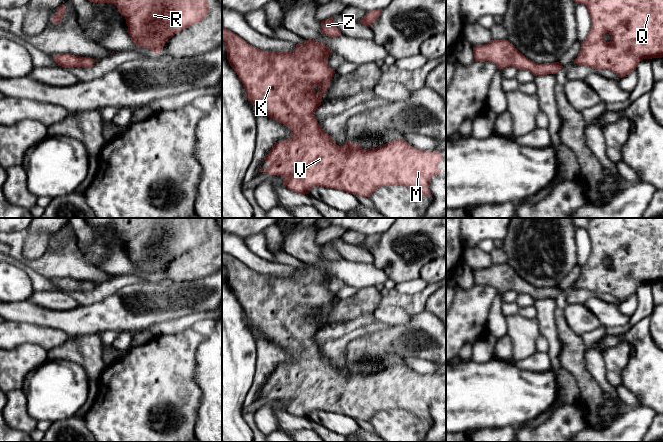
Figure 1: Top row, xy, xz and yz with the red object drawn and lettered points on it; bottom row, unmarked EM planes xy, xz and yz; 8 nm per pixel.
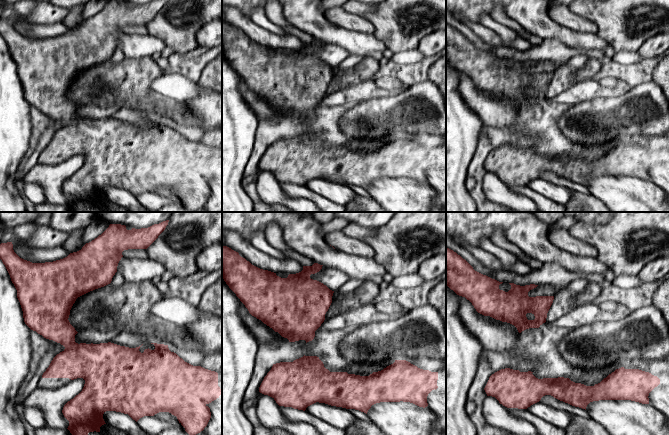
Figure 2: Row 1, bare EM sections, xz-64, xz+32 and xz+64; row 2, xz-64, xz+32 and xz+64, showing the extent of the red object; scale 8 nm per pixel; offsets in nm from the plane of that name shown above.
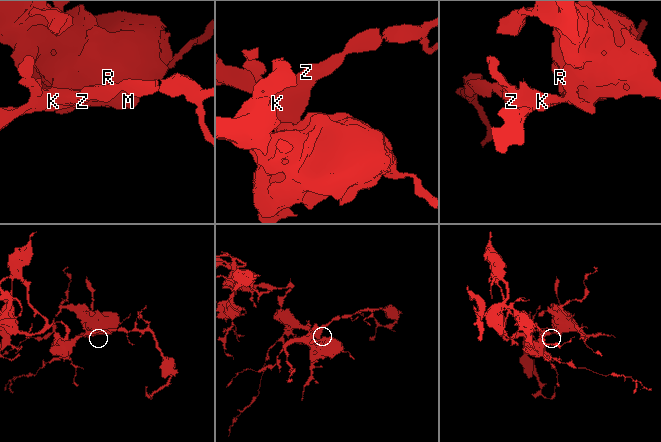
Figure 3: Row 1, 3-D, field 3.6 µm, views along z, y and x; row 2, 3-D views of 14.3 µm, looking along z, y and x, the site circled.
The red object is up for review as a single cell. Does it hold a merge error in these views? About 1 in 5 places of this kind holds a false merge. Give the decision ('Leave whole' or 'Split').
Leave whole

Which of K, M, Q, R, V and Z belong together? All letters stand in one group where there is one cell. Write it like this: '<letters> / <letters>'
K M Q R V Z

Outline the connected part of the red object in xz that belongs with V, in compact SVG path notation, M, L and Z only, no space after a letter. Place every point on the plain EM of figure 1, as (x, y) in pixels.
M223 251L222 266L246 321L269 342L293 355L289 363L272 370L263 384L269 390L265 395L260 390L259 396L281 400L285 411L304 419L309 418L313 411L320 410L369 421L379 411L402 409L422 420L432 420L427 410L433 400L441 397L438 388L442 380L439 376L418 374L401 362L368 374L349 365L338 370L318 348L315 335L335 298L327 288L333 276L327 269L305 264L303 268L296 268L292 276L264 275Z

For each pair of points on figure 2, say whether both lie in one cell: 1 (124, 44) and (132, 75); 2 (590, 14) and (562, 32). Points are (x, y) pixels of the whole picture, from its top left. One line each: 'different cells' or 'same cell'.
1: different cells
2: different cells

